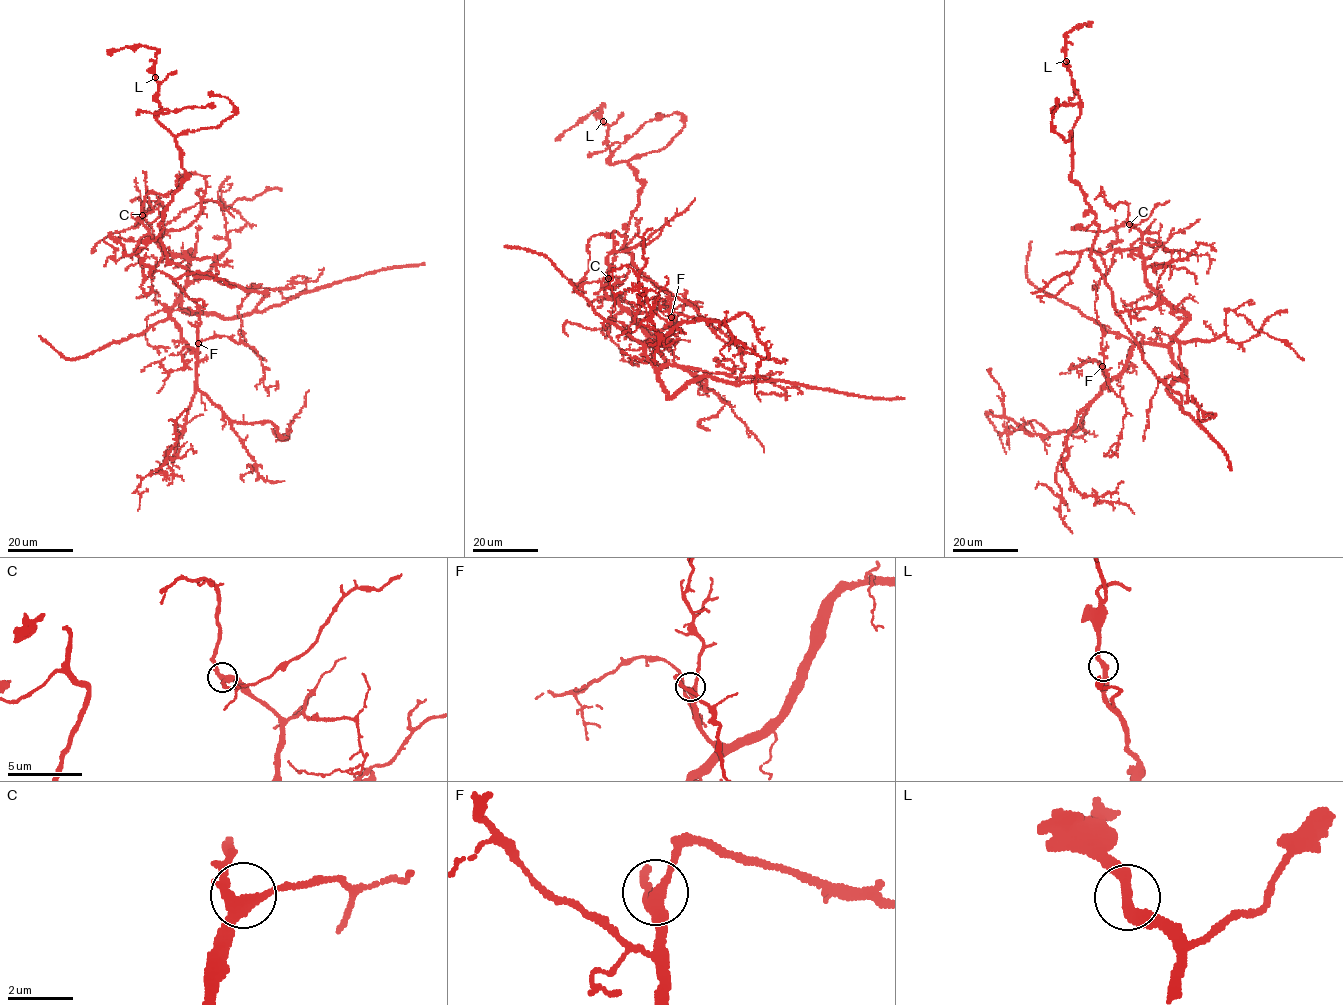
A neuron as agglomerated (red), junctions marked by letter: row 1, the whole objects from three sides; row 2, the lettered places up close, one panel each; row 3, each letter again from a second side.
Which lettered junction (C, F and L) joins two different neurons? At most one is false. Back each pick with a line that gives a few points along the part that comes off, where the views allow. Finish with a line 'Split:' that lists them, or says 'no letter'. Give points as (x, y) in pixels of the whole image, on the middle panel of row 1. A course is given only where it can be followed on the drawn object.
Split: no letter

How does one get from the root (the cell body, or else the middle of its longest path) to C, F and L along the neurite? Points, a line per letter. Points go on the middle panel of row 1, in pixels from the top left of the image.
C: (734, 343), (739, 380), (703, 377), (668, 397), (658, 372), (665, 359), (606, 295), (608, 278)
F: (734, 343), (744, 364), (739, 380), (703, 377), (669, 397), (645, 345), (664, 342), (671, 317)
L: (734, 343), (693, 307), (654, 285), (622, 248), (643, 181), (628, 163), (609, 162), (608, 127), (603, 121)

